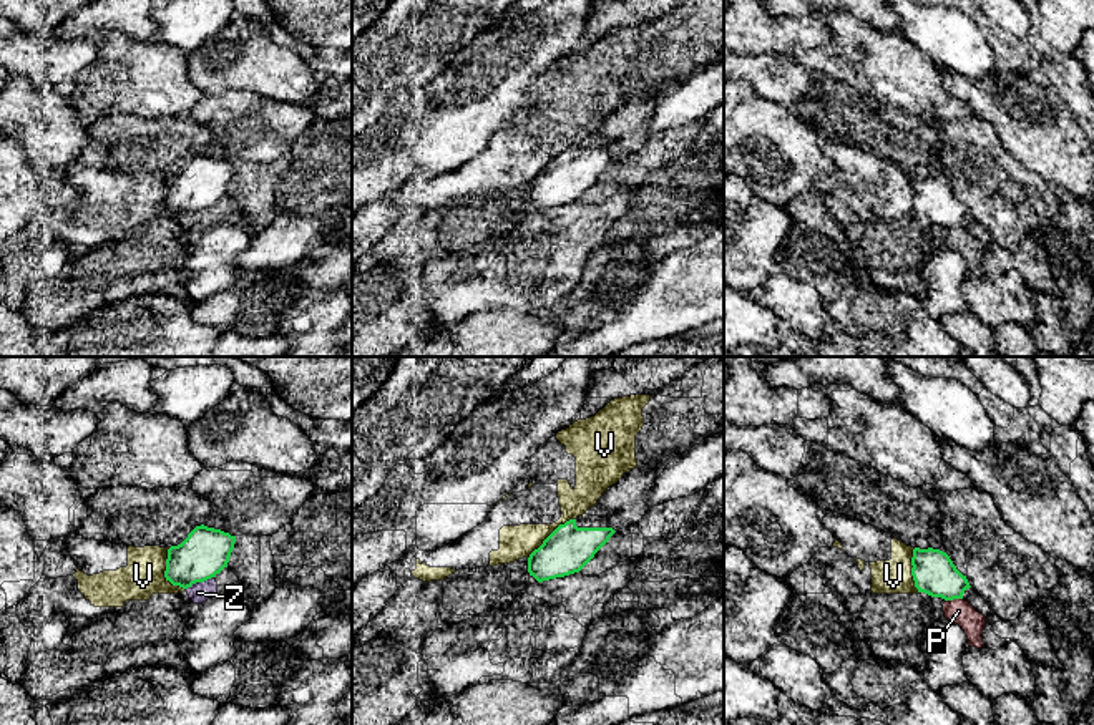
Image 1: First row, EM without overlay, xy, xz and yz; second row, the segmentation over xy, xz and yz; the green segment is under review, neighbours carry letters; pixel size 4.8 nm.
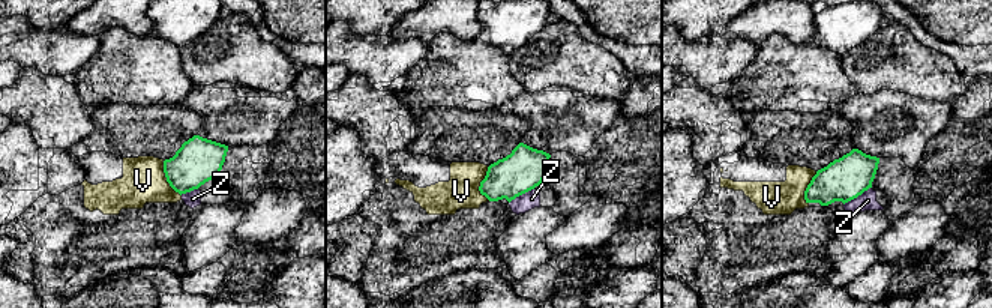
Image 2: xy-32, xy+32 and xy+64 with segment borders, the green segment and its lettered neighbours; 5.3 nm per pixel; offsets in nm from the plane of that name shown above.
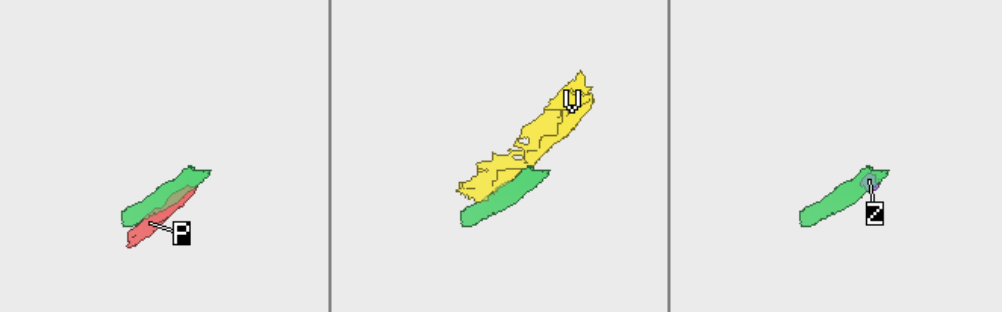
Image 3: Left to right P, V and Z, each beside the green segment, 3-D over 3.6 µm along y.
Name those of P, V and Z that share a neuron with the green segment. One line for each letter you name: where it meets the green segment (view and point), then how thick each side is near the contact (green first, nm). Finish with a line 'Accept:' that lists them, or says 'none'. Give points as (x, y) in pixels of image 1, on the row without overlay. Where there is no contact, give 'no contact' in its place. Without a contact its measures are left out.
Accept: none

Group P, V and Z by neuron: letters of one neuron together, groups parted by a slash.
P Z / V

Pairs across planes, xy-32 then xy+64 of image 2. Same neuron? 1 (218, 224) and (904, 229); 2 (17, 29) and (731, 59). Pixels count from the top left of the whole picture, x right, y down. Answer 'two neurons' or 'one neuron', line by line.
1: two neurons
2: one neuron

